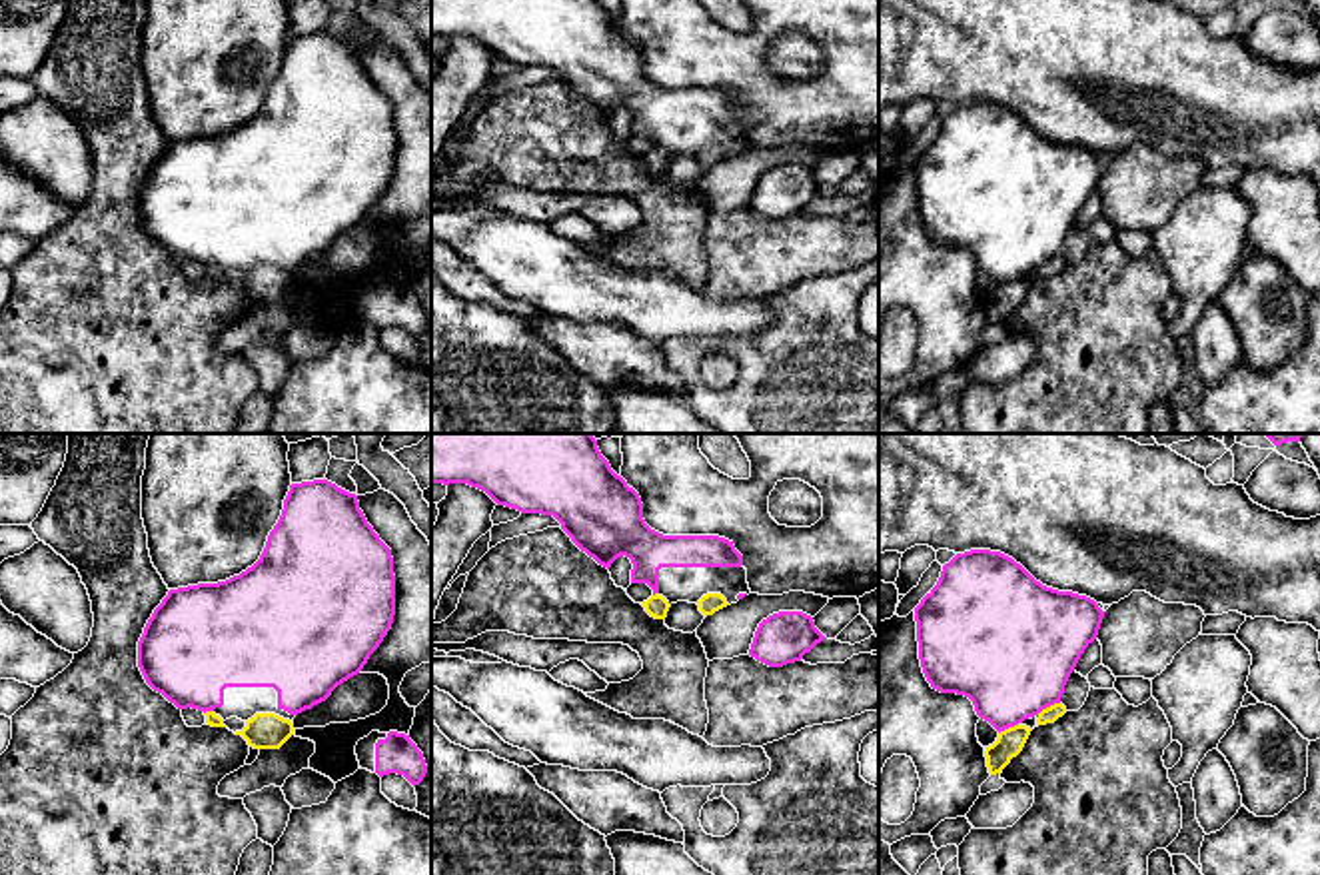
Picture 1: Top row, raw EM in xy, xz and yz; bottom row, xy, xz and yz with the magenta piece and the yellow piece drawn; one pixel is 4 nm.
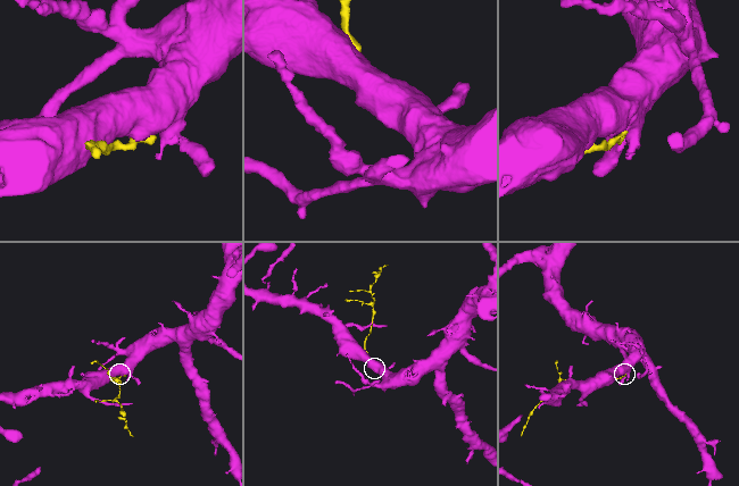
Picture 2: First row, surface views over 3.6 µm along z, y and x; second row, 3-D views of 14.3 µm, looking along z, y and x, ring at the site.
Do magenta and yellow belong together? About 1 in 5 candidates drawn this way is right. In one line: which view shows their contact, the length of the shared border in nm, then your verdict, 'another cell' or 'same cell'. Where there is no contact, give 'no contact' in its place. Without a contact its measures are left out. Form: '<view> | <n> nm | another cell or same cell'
yz | 120 nm | another cell

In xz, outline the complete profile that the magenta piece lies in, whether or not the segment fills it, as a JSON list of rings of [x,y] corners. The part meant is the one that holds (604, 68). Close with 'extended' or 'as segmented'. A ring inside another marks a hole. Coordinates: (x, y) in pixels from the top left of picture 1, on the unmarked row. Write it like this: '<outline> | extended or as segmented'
[[[431,0],[431,36],[467,36],[497,58],[553,68],[571,94],[599,118],[609,122],[617,110],[629,110],[631,136],[647,136],[669,158],[697,156],[707,146],[721,146],[731,158],[751,146],[743,108],[733,94],[651,82],[643,72],[639,46],[611,22],[599,0]]] | extended

